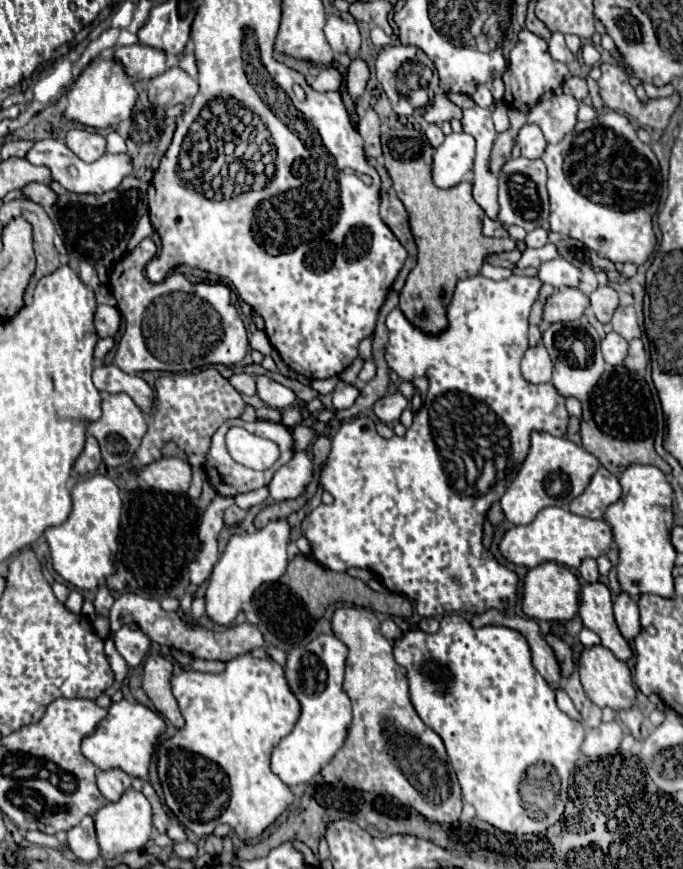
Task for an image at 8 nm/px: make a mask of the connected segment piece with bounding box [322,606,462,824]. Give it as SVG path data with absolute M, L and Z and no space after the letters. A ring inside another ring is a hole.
M344 606L344 608L338 608L332 616L332 630L334 630L334 636L348 646L344 692L352 700L354 720L352 720L352 726L348 730L342 750L322 770L324 780L330 784L346 782L348 788L356 788L364 792L388 794L388 796L398 798L404 806L410 806L416 812L420 812L430 822L456 824L462 812L460 784L448 762L442 738L420 720L420 716L416 714L410 702L406 670L396 664L392 656L392 644L380 632L380 620L374 616L372 610Z

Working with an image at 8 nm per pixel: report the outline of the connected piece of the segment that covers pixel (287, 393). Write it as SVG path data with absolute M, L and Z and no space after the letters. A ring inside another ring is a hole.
M258 376L256 378L256 386L258 386L260 400L264 404L268 404L270 408L284 410L284 408L290 408L296 402L296 394L290 388L270 380L268 376Z

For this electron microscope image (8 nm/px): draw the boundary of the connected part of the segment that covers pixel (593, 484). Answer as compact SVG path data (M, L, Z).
M604 466L592 476L584 494L570 502L570 512L586 518L604 518L606 508L620 498L618 476L608 472Z

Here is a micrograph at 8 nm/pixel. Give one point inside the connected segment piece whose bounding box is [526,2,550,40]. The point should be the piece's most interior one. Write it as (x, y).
(533, 24)

